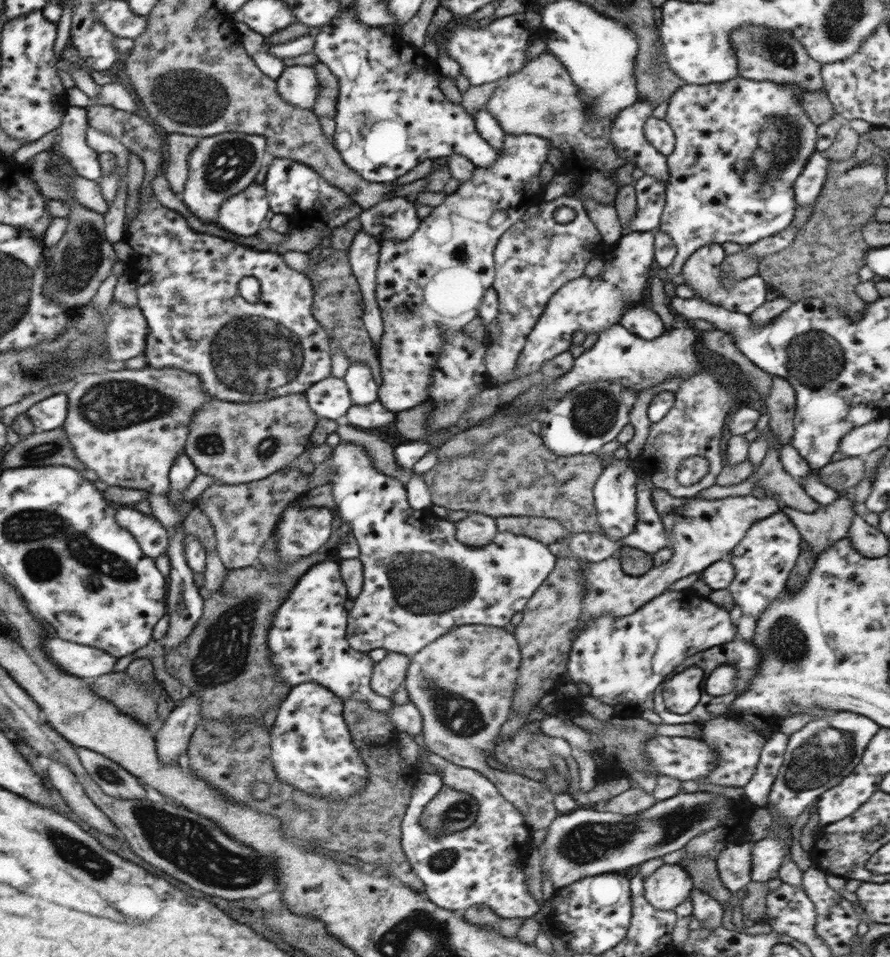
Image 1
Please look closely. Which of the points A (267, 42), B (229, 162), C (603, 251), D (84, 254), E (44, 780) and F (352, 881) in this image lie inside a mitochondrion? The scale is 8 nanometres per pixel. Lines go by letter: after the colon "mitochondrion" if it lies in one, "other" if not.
A: other
B: mitochondrion
C: other
D: mitochondrion
E: other
F: other

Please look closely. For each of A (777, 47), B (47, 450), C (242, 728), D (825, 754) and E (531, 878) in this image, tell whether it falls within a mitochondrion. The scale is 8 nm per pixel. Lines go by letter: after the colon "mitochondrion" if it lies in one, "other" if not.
A: mitochondrion
B: mitochondrion
C: mitochondrion
D: mitochondrion
E: other

